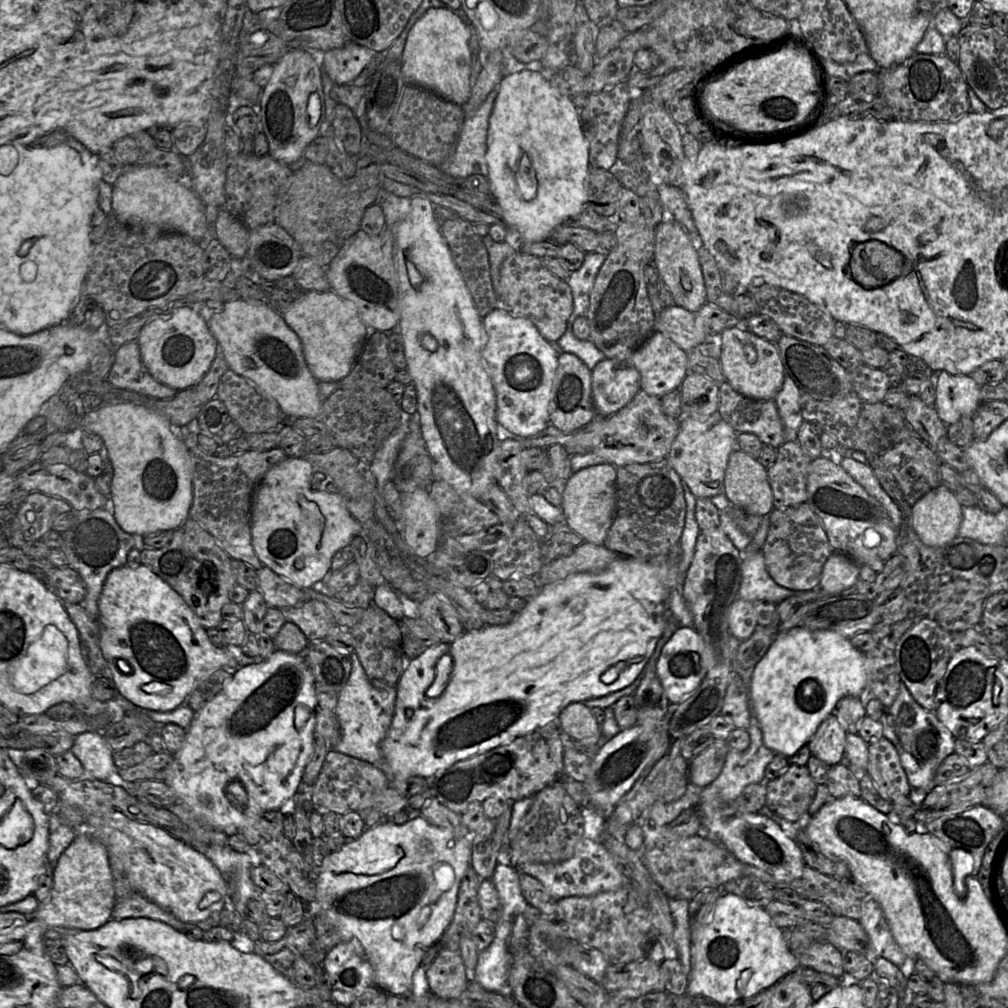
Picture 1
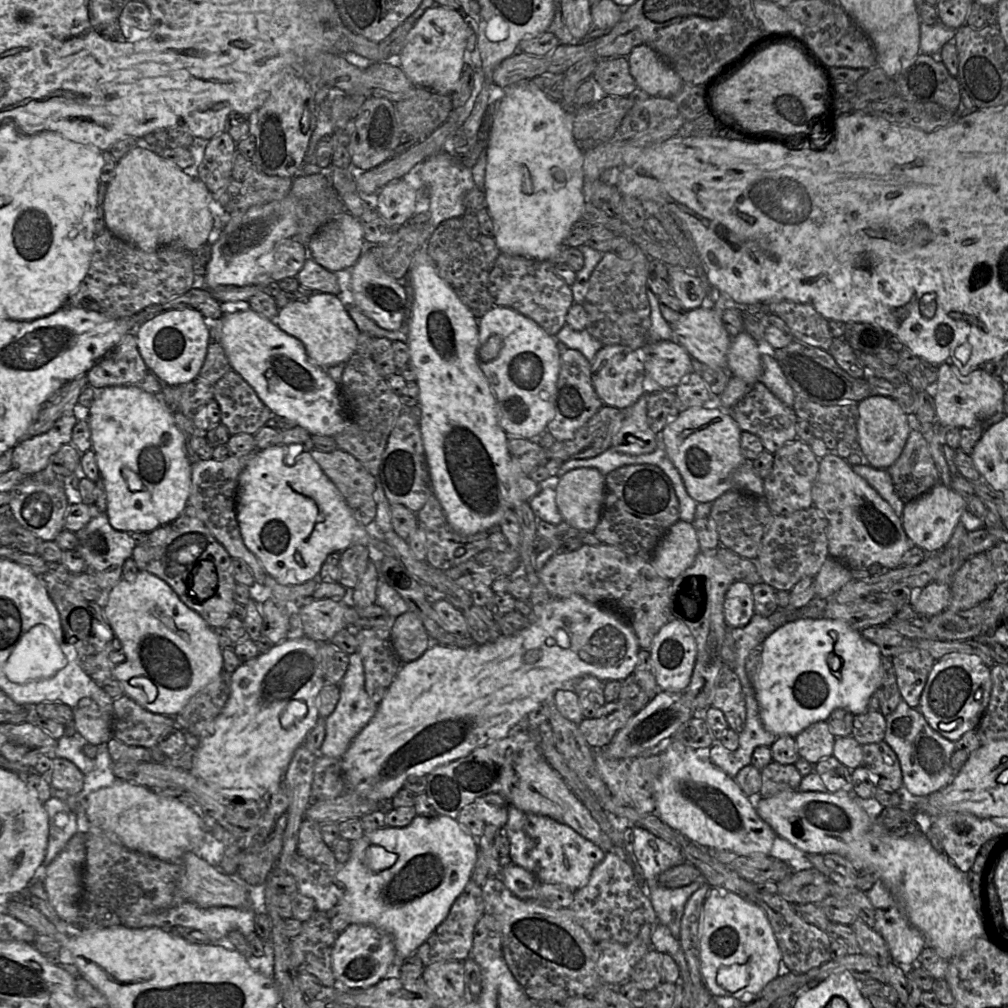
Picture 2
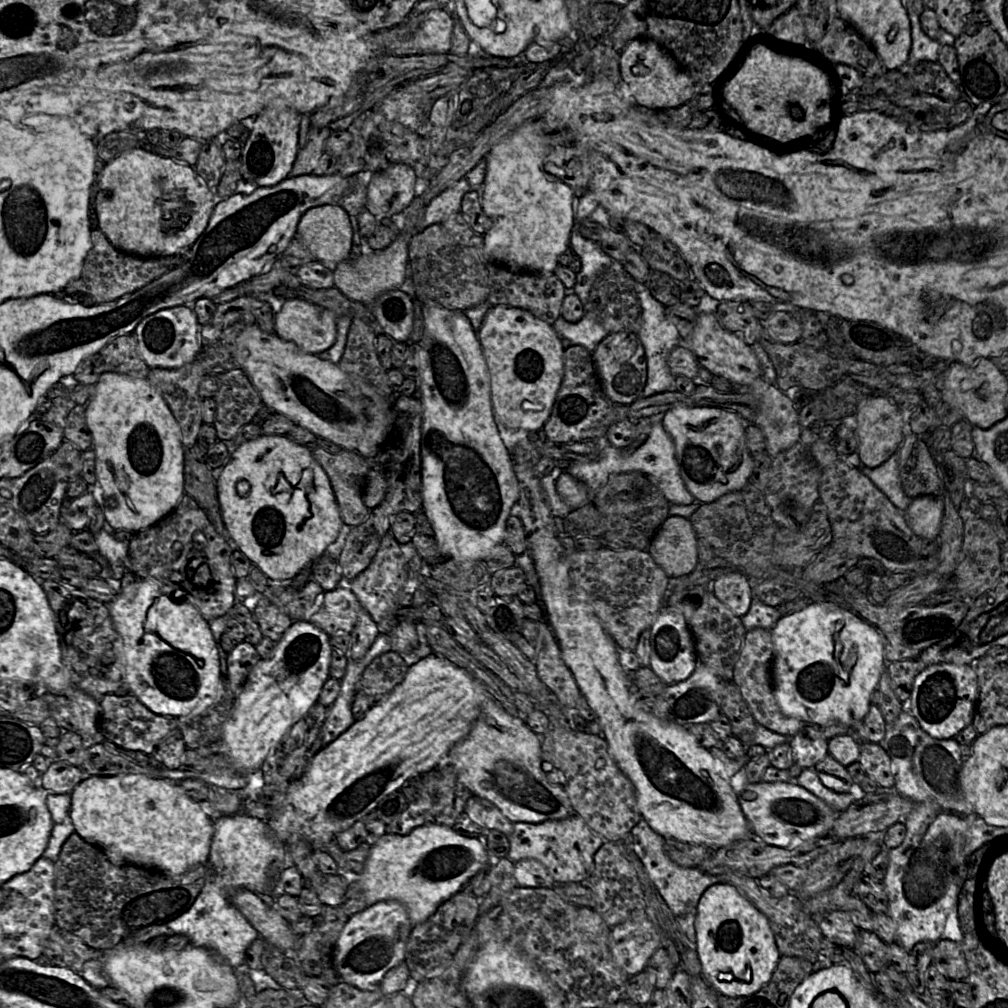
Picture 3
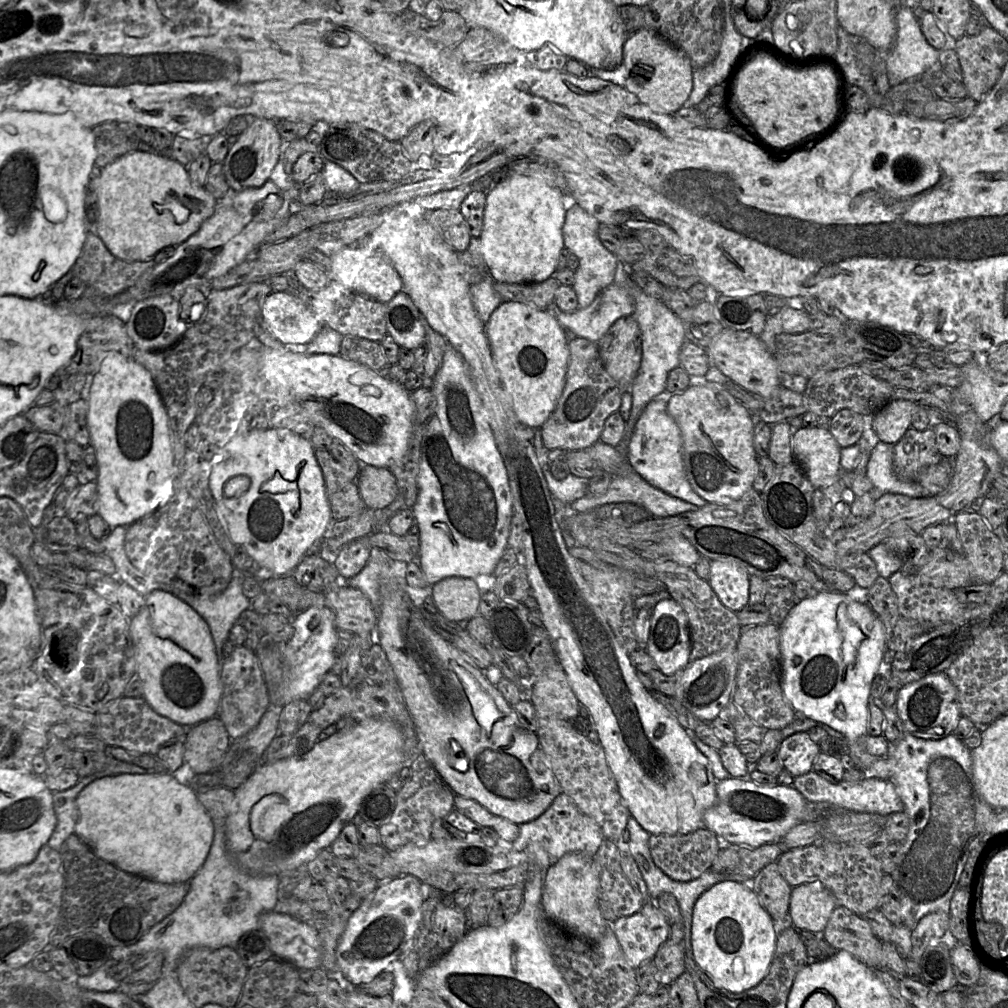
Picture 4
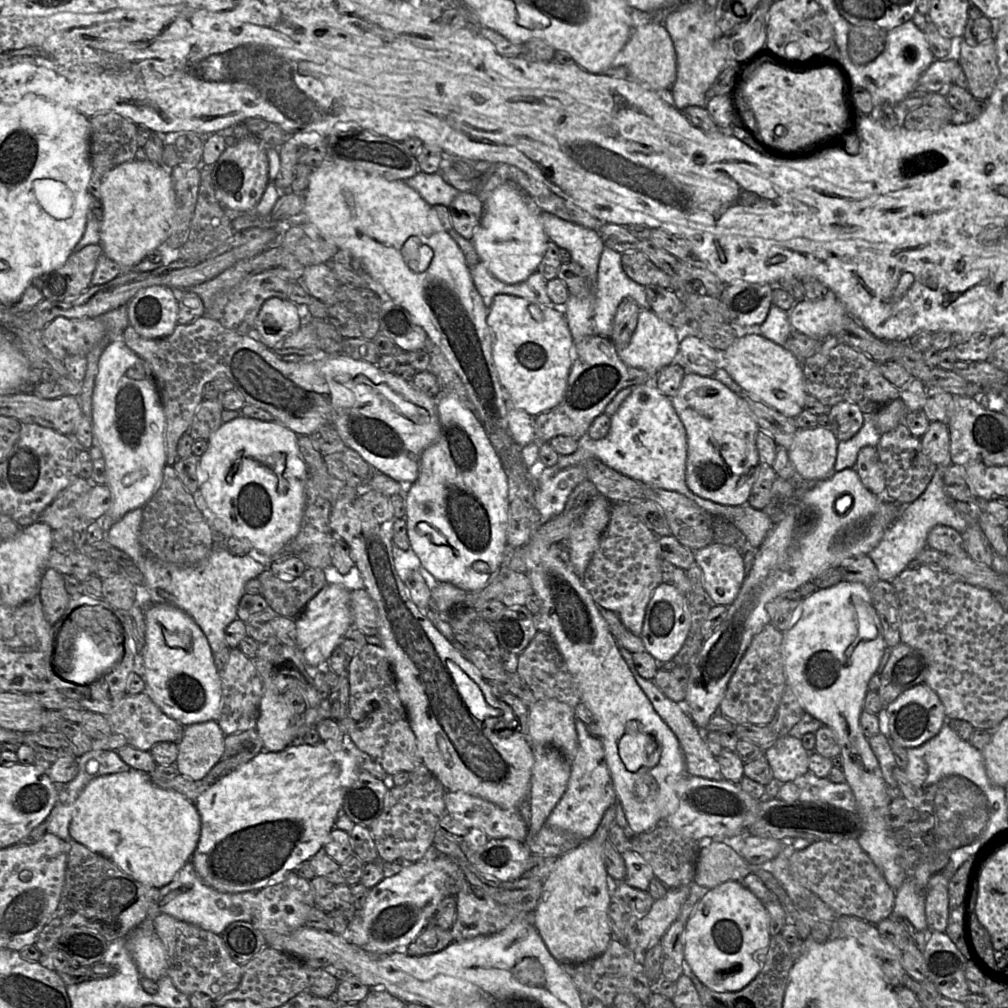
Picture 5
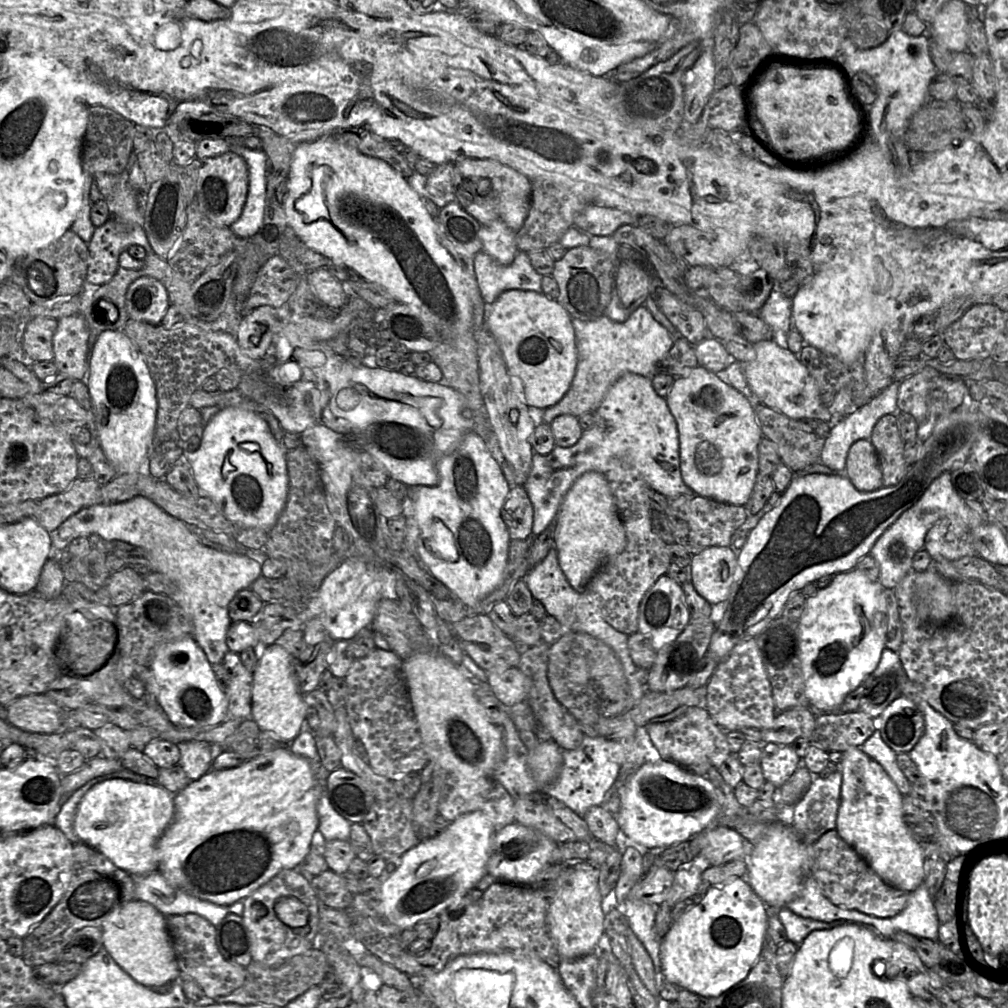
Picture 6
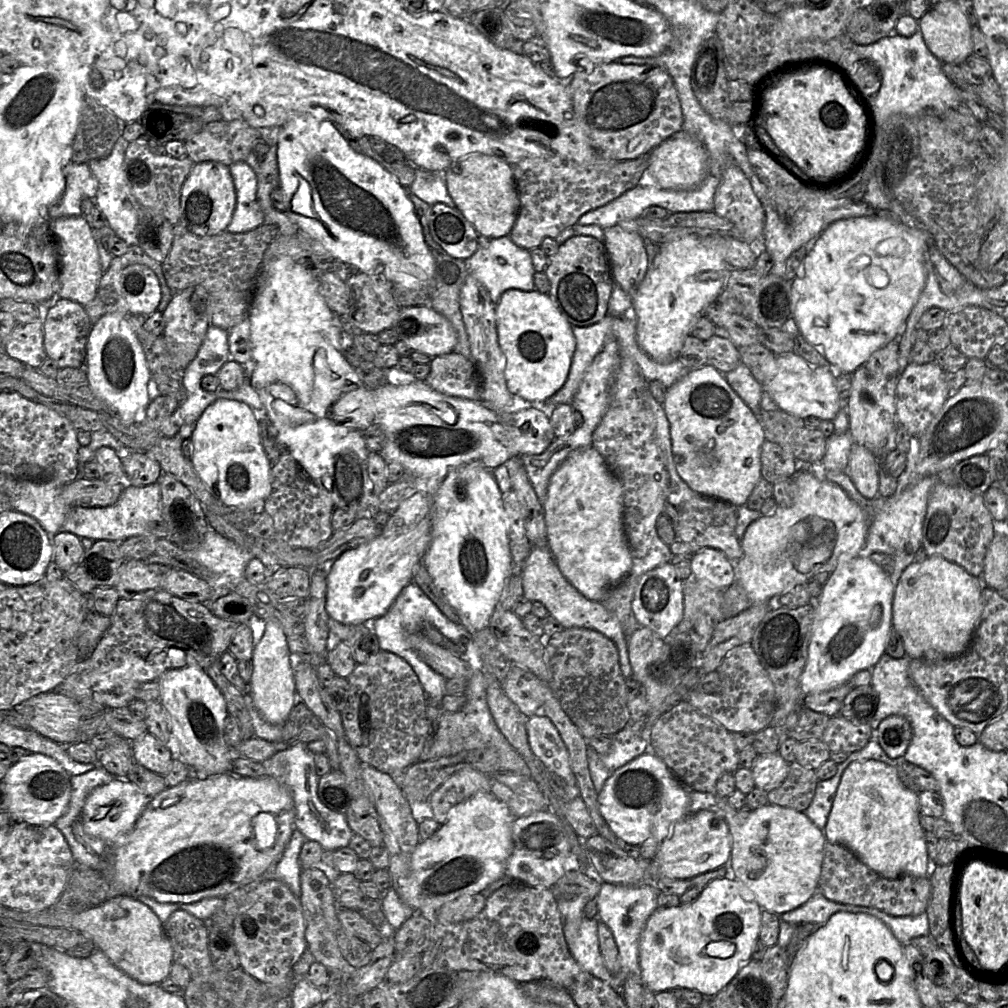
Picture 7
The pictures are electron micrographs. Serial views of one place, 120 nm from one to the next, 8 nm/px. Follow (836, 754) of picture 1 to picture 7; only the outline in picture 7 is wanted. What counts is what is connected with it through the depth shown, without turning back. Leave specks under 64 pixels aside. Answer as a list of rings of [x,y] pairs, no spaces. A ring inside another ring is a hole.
[[[778,751],[758,754],[751,768],[755,787],[766,793],[779,787],[788,775],[789,765]]]

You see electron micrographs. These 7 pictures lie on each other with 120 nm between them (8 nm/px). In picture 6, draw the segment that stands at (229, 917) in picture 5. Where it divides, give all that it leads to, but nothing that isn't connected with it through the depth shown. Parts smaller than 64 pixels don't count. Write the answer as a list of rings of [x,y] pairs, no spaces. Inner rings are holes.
[[[158,871],[144,875],[132,875],[135,900],[155,907],[165,917],[181,914],[197,914],[217,926],[225,916],[242,916],[243,900],[229,905],[218,905],[193,897],[168,883]]]

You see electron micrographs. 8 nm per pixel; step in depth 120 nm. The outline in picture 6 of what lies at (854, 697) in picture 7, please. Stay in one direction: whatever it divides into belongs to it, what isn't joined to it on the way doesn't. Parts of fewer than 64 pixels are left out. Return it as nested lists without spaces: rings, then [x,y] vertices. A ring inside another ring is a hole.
[[[903,668],[875,678],[865,689],[858,711],[874,719],[879,717],[889,704],[902,695],[906,680],[908,678]]]

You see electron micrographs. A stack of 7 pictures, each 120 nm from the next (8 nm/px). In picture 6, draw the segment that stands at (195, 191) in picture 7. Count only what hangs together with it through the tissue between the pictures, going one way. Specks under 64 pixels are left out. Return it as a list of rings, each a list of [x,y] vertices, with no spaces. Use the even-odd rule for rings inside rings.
[[[233,151],[203,161],[196,183],[196,200],[200,209],[214,223],[228,226],[243,211],[249,187],[249,172],[245,160]]]

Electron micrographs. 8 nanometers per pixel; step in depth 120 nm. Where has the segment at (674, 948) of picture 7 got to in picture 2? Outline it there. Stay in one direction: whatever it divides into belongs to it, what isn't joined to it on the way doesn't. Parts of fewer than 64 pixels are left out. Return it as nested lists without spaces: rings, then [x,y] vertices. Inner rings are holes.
[[[712,887],[704,902],[699,944],[702,978],[714,997],[734,997],[742,1003],[749,1003],[771,981],[783,974],[781,951],[764,910],[724,888]]]

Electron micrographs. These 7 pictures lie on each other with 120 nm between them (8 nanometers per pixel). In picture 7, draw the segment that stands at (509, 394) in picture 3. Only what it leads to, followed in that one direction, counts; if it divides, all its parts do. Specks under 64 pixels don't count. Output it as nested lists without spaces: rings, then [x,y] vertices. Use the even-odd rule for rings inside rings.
[[[506,290],[495,304],[495,314],[498,343],[505,357],[505,380],[509,392],[529,402],[546,402],[562,388],[569,374],[576,346],[571,325],[553,304],[549,294],[536,290]]]

